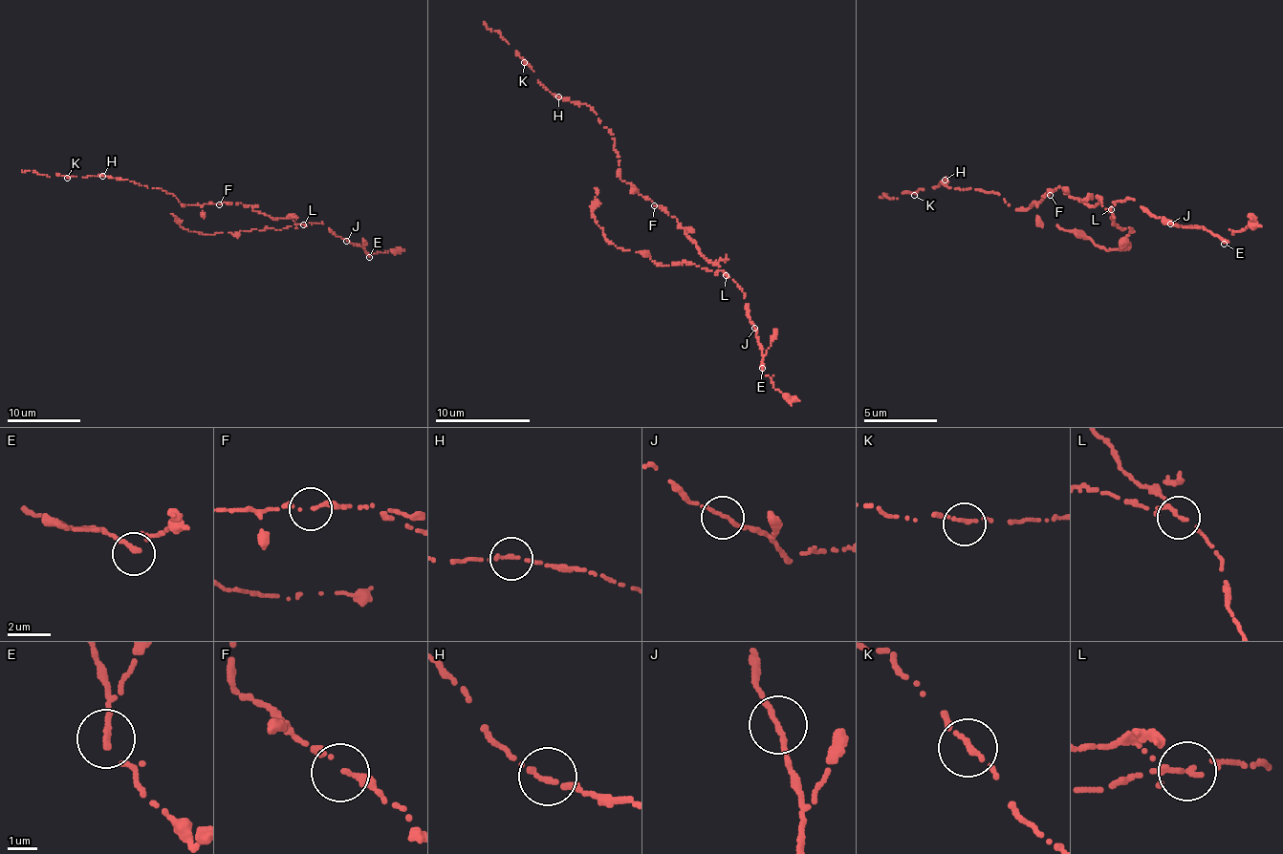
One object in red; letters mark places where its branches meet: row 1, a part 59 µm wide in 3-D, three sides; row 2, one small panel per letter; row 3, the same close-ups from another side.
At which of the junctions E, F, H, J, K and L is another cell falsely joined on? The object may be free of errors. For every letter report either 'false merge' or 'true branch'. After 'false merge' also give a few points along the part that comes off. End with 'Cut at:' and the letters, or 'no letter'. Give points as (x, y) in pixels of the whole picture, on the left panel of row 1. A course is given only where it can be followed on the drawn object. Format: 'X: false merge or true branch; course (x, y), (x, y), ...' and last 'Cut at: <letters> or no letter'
E: true branch
F: true branch
H: true branch
J: true branch
K: true branch
L: false merge; course (303, 224), (279, 230), (251, 229), (234, 234), (206, 234), (186, 229), (171, 214)
Cut at: L

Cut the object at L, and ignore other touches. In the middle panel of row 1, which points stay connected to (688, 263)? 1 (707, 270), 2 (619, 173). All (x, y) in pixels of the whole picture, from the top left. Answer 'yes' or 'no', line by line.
1: yes
2: no

